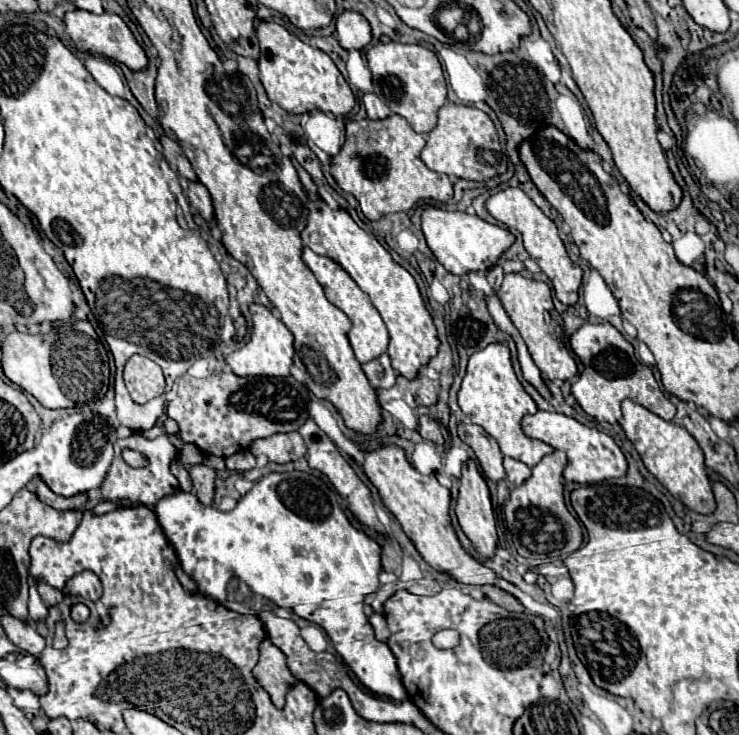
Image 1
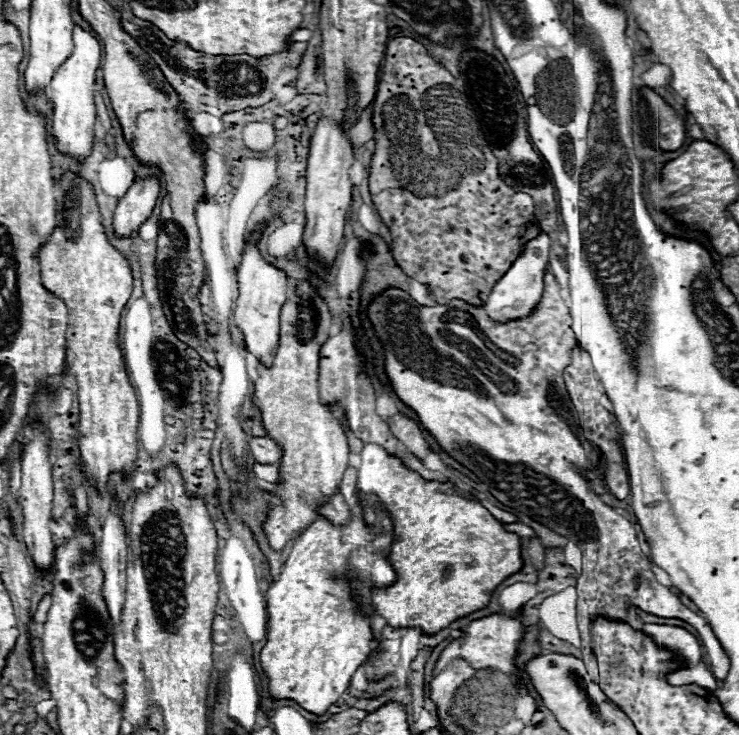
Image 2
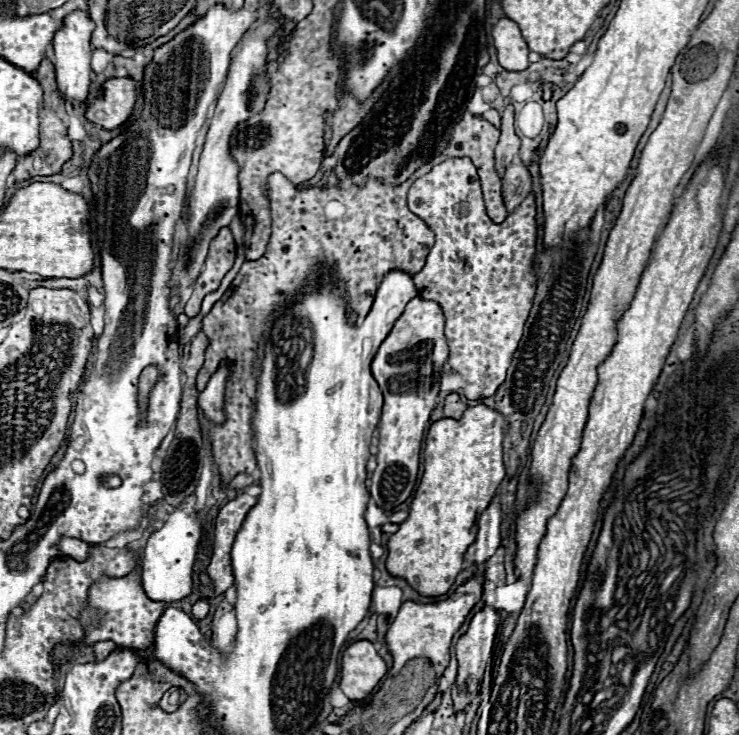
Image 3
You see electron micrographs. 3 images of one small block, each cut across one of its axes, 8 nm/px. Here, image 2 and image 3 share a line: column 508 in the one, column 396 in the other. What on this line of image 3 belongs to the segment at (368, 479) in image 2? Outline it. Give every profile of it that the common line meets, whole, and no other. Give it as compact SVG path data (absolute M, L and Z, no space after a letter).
M484 404L468 408L460 420L442 418L430 426L424 448L424 474L414 494L410 516L388 540L386 568L404 578L424 596L440 596L450 590L462 572L466 546L474 544L476 520L496 494L506 476L502 440L506 418Z

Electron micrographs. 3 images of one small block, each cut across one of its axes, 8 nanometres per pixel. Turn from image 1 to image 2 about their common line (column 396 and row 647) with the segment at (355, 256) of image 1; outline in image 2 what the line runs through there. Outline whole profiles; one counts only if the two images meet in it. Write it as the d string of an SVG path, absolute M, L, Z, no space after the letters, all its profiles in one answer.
M370 494L368 502L374 506L376 524L368 528L364 524L360 500L350 504L350 518L344 526L336 528L330 524L328 518L318 516L294 542L286 556L286 566L278 582L274 582L266 592L266 610L268 610L268 634L266 646L260 652L260 662L264 672L268 674L270 694L272 698L290 698L298 702L302 708L314 714L322 714L330 704L334 704L340 694L348 688L352 674L366 662L372 650L372 628L370 618L364 616L360 606L350 596L348 576L346 572L352 570L354 578L362 580L366 594L370 596L372 586L384 588L396 582L396 570L392 568L388 554L394 544L394 524L390 514L382 508L380 500Z

